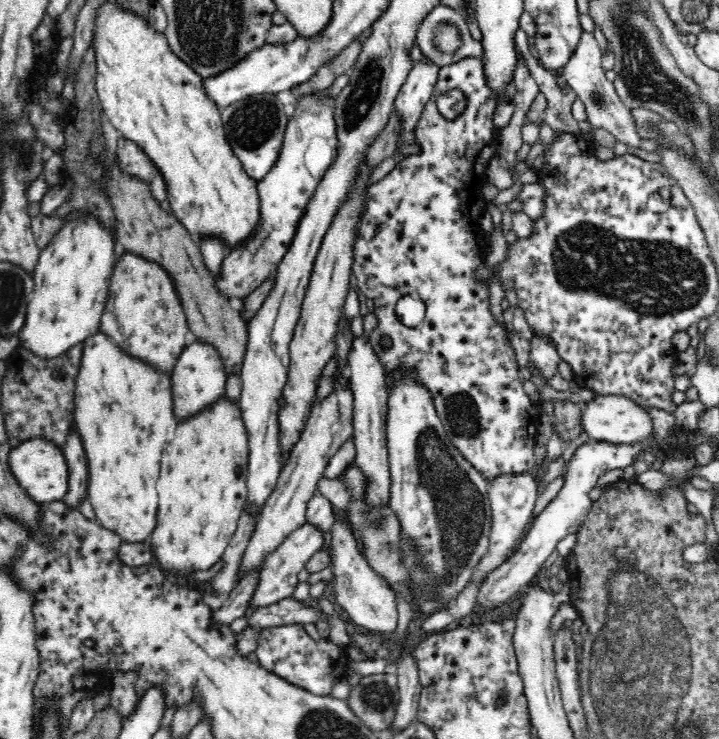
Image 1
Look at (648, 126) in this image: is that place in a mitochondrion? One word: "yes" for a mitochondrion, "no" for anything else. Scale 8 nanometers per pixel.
yes

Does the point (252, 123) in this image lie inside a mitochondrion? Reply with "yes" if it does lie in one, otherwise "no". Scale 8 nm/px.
yes

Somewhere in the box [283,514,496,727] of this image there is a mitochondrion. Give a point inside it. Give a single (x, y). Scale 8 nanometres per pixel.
(430, 587)

